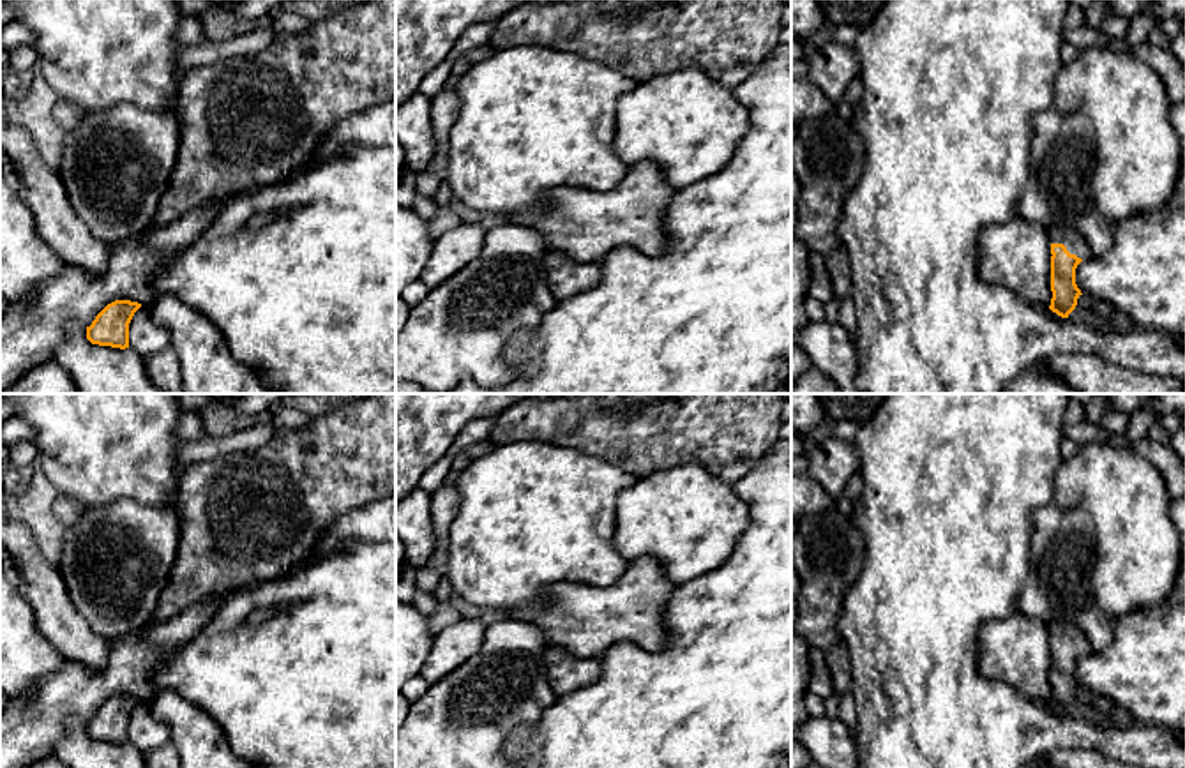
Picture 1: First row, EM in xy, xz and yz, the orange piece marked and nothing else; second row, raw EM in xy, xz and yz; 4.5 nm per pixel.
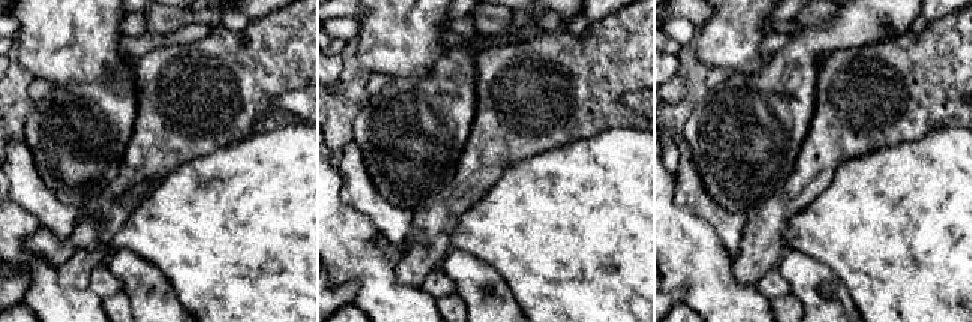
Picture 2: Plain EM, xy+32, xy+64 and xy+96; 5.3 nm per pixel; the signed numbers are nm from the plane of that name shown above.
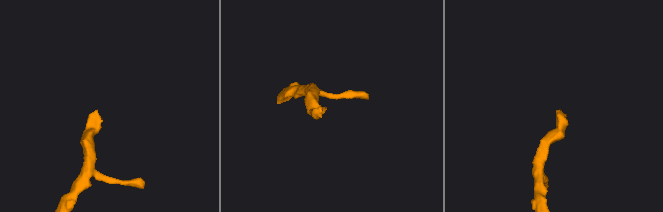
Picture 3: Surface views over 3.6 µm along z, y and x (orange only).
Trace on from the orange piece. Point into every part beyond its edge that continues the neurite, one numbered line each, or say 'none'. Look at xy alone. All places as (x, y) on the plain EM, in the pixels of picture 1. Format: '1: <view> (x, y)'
none

